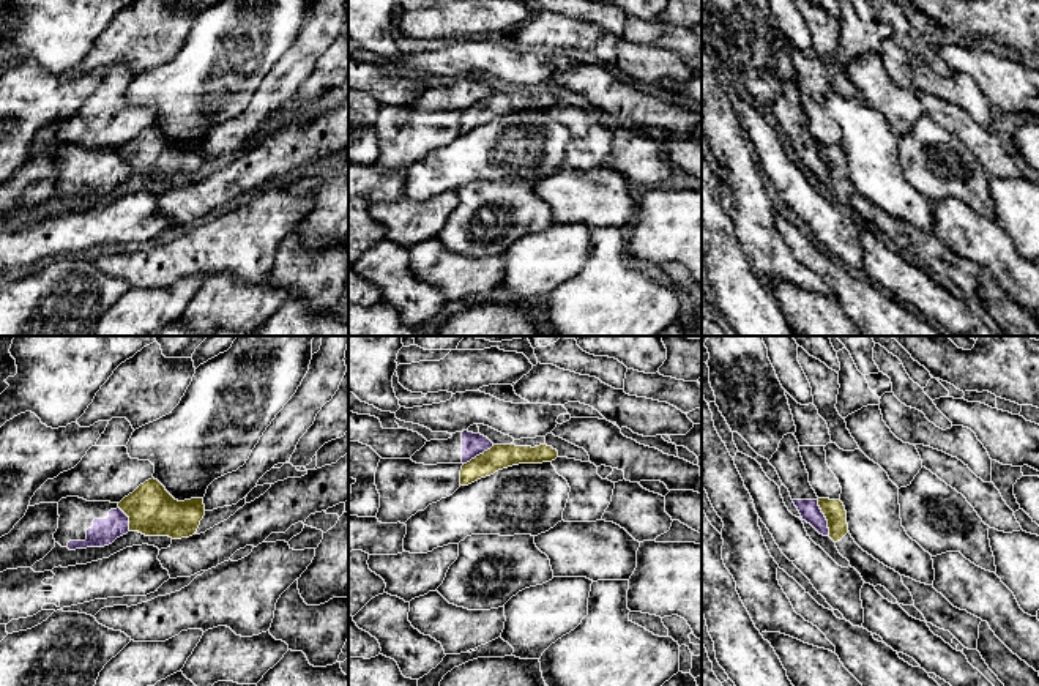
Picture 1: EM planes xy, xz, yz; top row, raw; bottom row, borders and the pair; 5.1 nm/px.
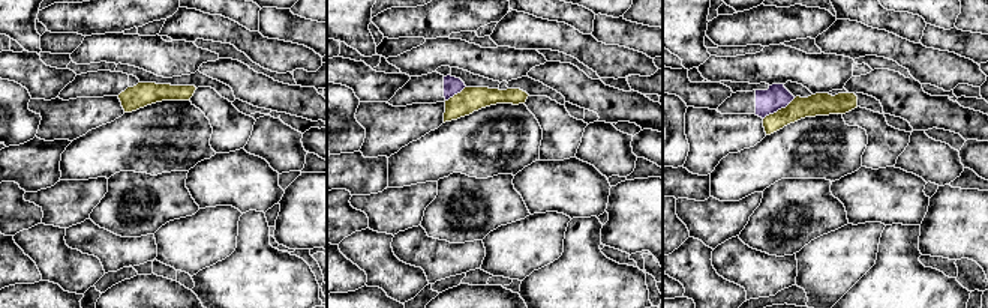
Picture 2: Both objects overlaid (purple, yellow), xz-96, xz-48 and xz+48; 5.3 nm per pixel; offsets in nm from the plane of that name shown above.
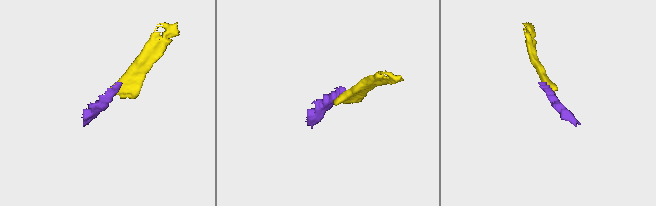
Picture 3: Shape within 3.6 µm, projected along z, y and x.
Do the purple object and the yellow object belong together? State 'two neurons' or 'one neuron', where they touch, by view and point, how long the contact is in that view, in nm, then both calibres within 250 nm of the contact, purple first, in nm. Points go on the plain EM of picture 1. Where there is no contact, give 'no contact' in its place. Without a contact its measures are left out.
two neurons; contact yz (825, 164); length 200 nm; calibres 110 and 110 nm

